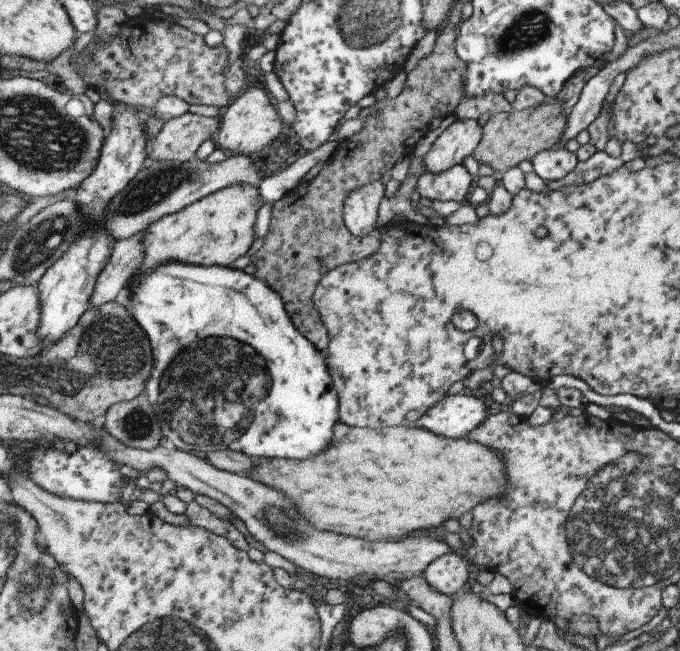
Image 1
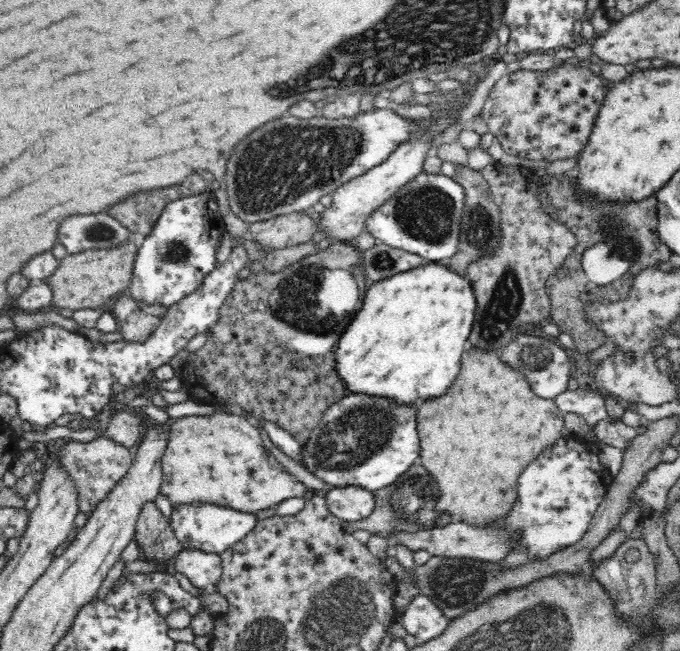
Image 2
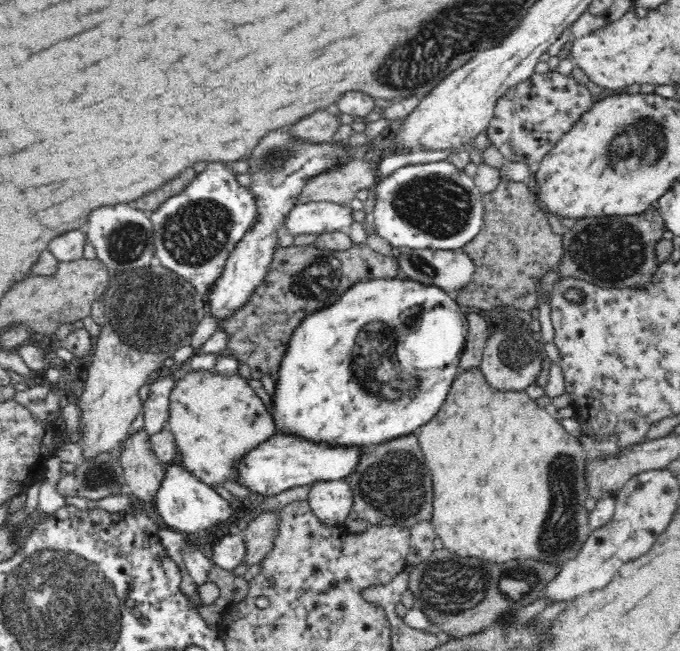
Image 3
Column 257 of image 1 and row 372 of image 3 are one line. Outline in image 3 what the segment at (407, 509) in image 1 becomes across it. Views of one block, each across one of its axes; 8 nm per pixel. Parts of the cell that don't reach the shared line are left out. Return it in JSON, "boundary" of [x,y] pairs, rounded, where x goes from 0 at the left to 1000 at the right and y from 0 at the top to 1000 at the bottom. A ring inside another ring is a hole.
{"boundary":[[[706,565],[691,568],[691,571],[676,571],[674,581],[665,587],[659,611],[647,624],[647,633],[629,651],[624,651],[615,661],[615,676],[618,676],[618,685],[624,691],[626,713],[629,713],[629,722],[635,725],[635,737],[638,737],[635,808],[641,814],[641,823],[647,823],[647,829],[653,833],[653,845],[659,845],[668,857],[700,857],[706,863],[718,863],[721,869],[741,869],[744,863],[788,860],[788,863],[821,869],[821,873],[826,873],[832,863],[850,857],[850,851],[859,842],[862,829],[874,817],[871,808],[868,808],[868,790],[859,780],[862,768],[871,765],[865,759],[865,707],[862,707],[862,694],[859,694],[856,682],[850,679],[850,673],[841,670],[838,664],[832,664],[829,654],[821,651],[821,645],[815,645],[800,627],[794,627],[788,621],[788,614],[782,614],[774,605],[774,599],[771,602],[762,602],[762,599],[729,602],[715,590]]]}

